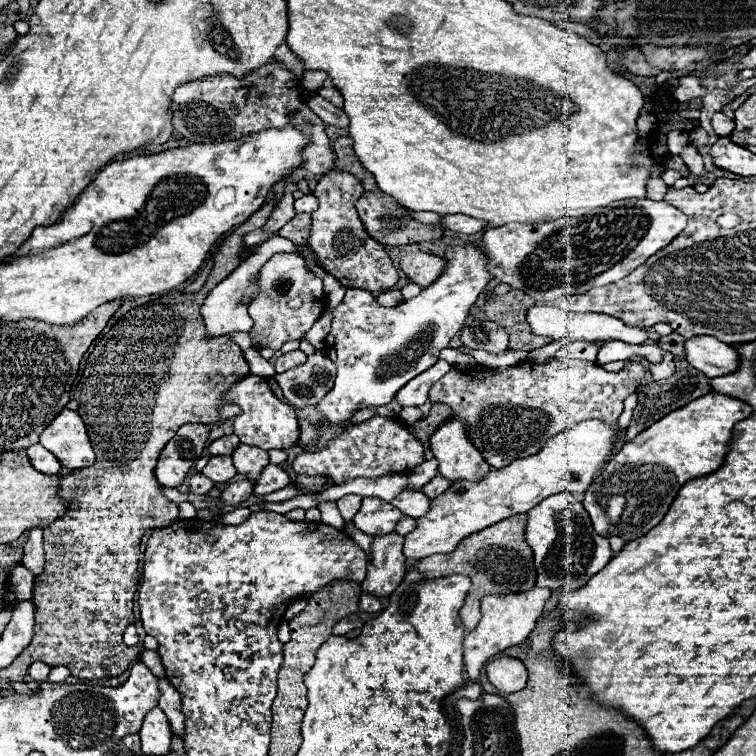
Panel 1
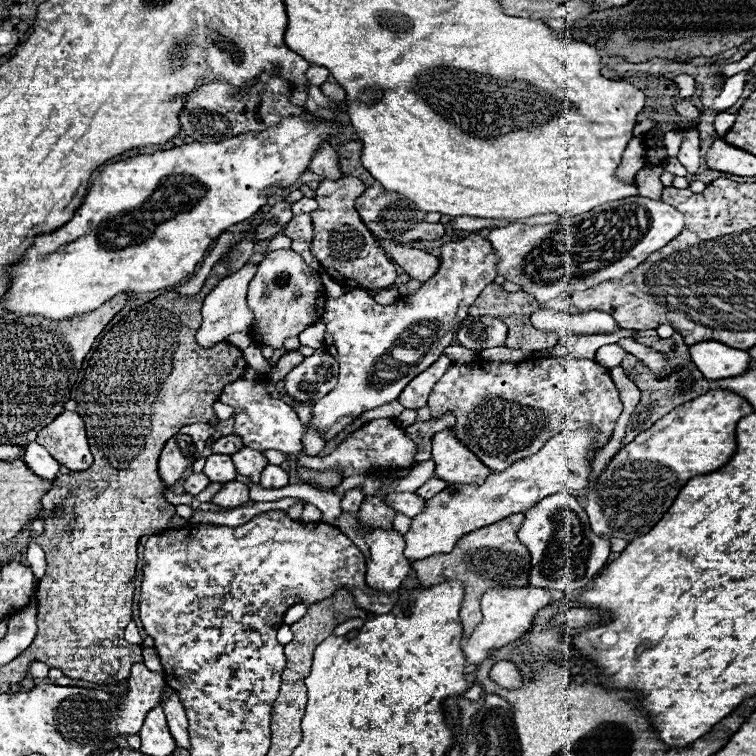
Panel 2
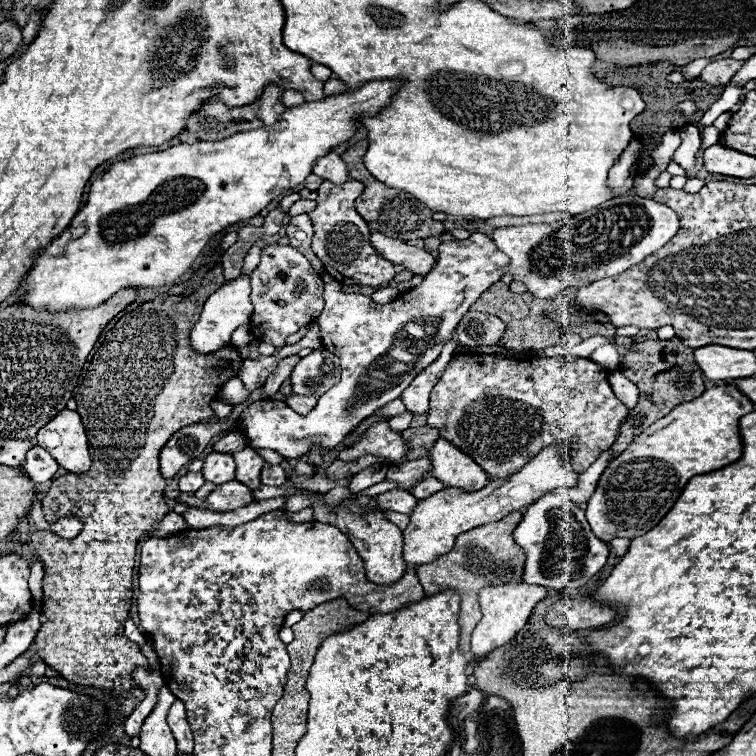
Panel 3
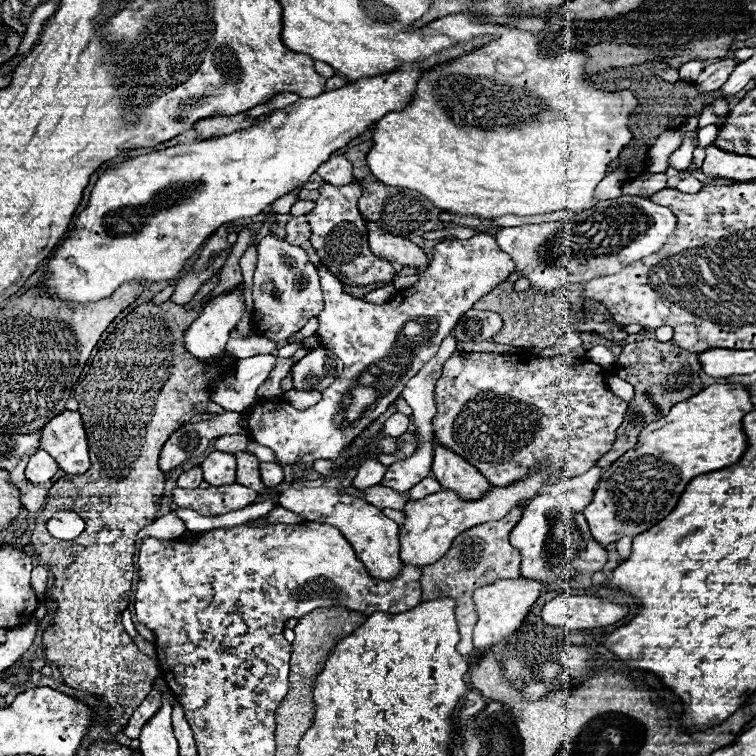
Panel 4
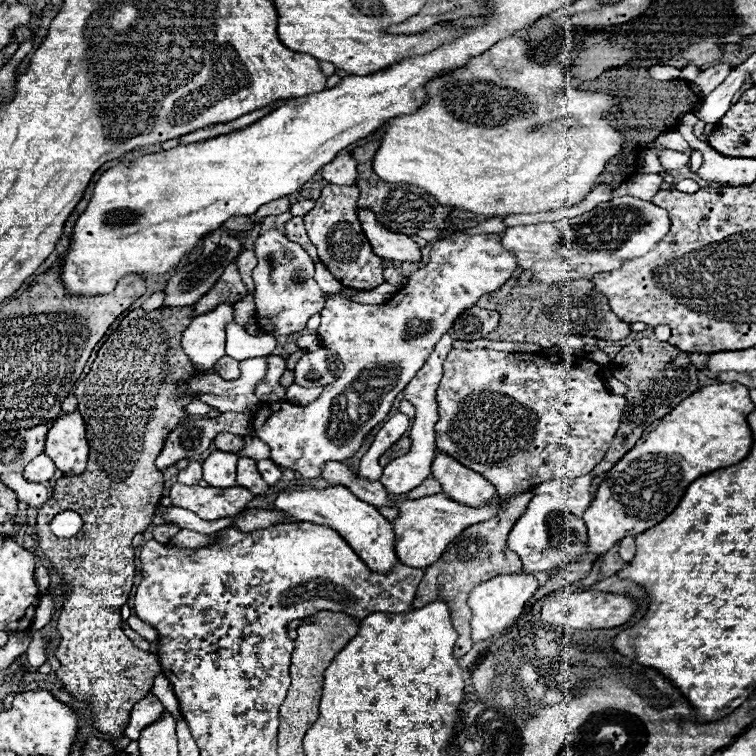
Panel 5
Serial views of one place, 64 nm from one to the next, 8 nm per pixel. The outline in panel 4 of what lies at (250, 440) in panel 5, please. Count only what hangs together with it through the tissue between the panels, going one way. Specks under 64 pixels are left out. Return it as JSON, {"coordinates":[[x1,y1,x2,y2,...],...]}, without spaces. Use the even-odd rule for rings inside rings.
{"coordinates":[[250,442,246,450,248,450,248,452,252,452,254,456,258,456,258,460,260,460,260,462,276,462,274,452,272,452,270,448,260,448,260,444,256,444,256,442]]}

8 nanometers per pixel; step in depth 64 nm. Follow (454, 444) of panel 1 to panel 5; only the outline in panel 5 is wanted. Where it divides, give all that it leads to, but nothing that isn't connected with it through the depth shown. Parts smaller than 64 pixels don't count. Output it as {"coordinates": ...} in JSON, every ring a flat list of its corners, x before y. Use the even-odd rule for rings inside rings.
{"coordinates":[[438,452,432,462,432,478,442,484,442,492,446,496,452,496,452,500,458,500,460,504,488,504,496,494,488,480,444,452]]}

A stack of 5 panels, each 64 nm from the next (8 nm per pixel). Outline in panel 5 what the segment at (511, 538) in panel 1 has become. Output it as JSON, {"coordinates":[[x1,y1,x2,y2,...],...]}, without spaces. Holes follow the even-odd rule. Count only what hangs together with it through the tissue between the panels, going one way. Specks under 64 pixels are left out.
{"coordinates":[[524,492,518,496,512,496,506,500,506,504,502,506,500,516,488,520,488,522,480,522,470,526,468,530,464,530,442,554,442,558,438,562,434,562,432,566,428,566,424,570,424,578,418,586,418,594,414,600,414,608,422,608,428,602,436,602,436,600,444,600,450,606,450,614,452,614,452,624,458,632,458,640,454,646,454,656,462,658,470,648,472,648,472,638,470,638,470,620,472,620,472,610,468,608,468,594,474,586,478,586,484,580,490,580,494,576,500,574,518,574,522,572,522,562,516,556,516,552,508,550,506,546,506,538,512,530,512,526,516,524,516,520,524,514,530,498,534,494,532,492]]}

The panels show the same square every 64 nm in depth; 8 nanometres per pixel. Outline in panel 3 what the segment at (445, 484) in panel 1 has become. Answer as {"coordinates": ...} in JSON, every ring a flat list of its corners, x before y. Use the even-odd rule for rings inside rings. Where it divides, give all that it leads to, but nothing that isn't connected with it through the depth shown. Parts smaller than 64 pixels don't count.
{"coordinates":[[428,476,428,478,424,478,420,484,416,484,410,492,412,492,418,500,424,500,424,498,428,498,428,496,432,496,432,494,440,492,442,488,444,488,444,484,442,484,440,480,436,480,436,478]]}

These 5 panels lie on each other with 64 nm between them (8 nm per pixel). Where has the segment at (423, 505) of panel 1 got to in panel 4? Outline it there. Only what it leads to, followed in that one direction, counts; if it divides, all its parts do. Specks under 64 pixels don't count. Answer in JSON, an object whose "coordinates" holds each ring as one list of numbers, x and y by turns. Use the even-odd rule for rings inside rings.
{"coordinates":[[380,484,370,486,364,490,366,492,366,502,384,510,384,508,392,508,392,510,404,510,404,506,410,502,410,498,402,492,396,492,392,488,384,488]]}

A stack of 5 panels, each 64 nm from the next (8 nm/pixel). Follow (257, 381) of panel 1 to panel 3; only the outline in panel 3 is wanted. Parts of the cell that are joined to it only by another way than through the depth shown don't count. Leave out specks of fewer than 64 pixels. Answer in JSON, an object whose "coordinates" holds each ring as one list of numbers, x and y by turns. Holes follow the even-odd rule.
{"coordinates":[[480,232,470,234,470,238,466,238,466,240,442,242,438,246,436,266,432,268,428,278,424,278,424,282,420,286,400,294,400,298,396,298,392,304,384,304,384,306,376,304,370,296,364,296,364,294,344,294,340,282,328,273,322,273,325,305,322,314,320,314,320,320,316,320,316,324,320,324,324,348,334,352,340,358,342,378,336,386,332,386,324,396,318,398,318,404,314,406,314,410,308,416,296,414,286,402,280,402,280,400,254,400,252,402,252,394,244,388,240,378,228,380,222,388,224,400,232,406,234,404,248,404,248,408,238,418,238,428,248,438,248,446,276,450,284,458,304,456,314,442,322,444,322,452,336,448,344,440,344,436,348,432,352,432,364,418,372,416,384,404,400,398,404,388,408,388,408,384,418,376,418,372,422,372,428,364,432,364,440,356,444,344,448,340,452,340,452,332,456,330,456,326,464,318,464,314,470,310,470,306,480,298,480,294,488,286,492,286,494,282,498,282,504,276,506,264,508,264,508,256,504,256,496,248,496,244,492,244,490,236,484,236],[408,322,422,326,426,336,414,338,408,332,402,332]]}

